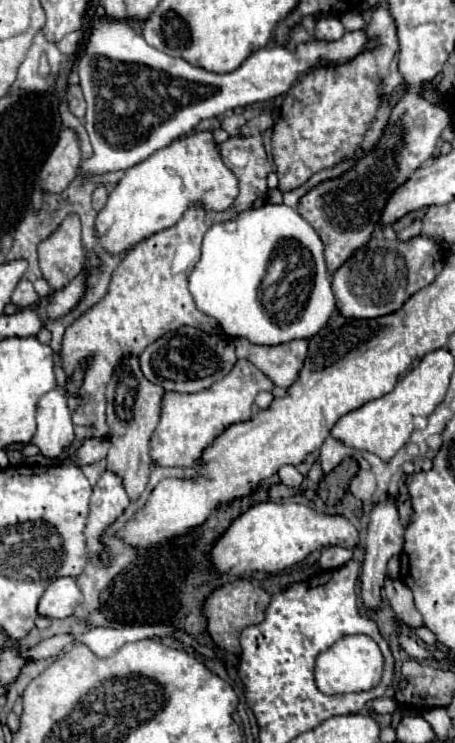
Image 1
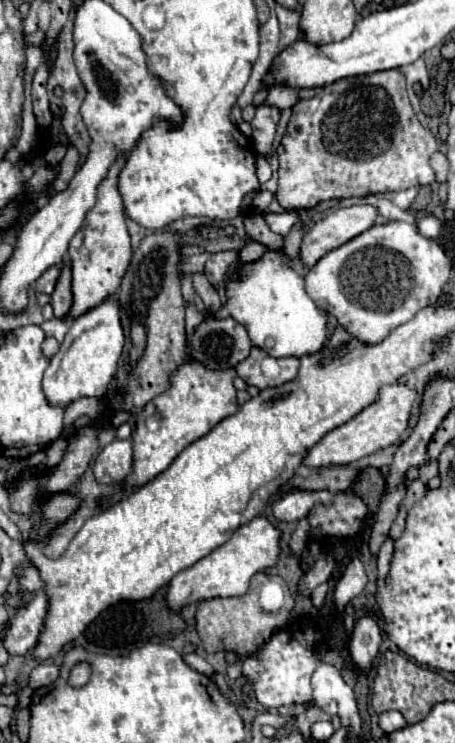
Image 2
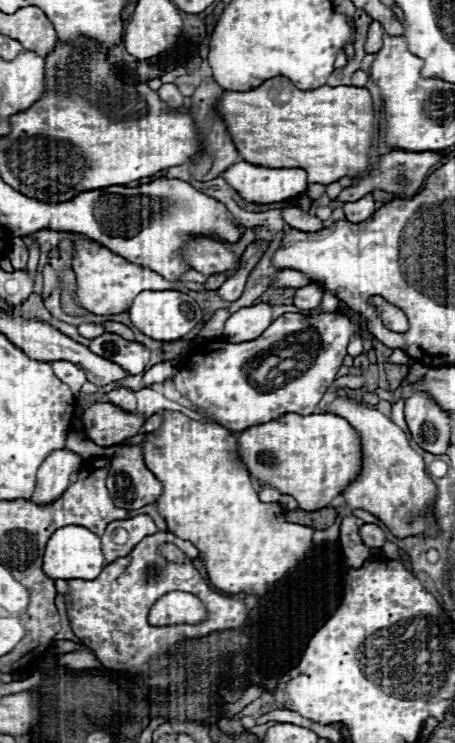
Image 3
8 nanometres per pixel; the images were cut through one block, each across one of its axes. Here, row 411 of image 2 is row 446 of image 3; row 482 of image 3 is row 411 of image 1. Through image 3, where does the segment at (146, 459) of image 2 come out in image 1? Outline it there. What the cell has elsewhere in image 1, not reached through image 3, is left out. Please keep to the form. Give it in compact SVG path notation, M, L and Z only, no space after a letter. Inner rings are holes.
M238 360L230 374L214 386L196 392L196 394L178 394L168 392L162 400L160 424L152 434L152 462L156 466L198 466L202 452L220 436L228 426L244 422L252 416L252 404L258 392L272 390L274 384L266 378L252 362Z

